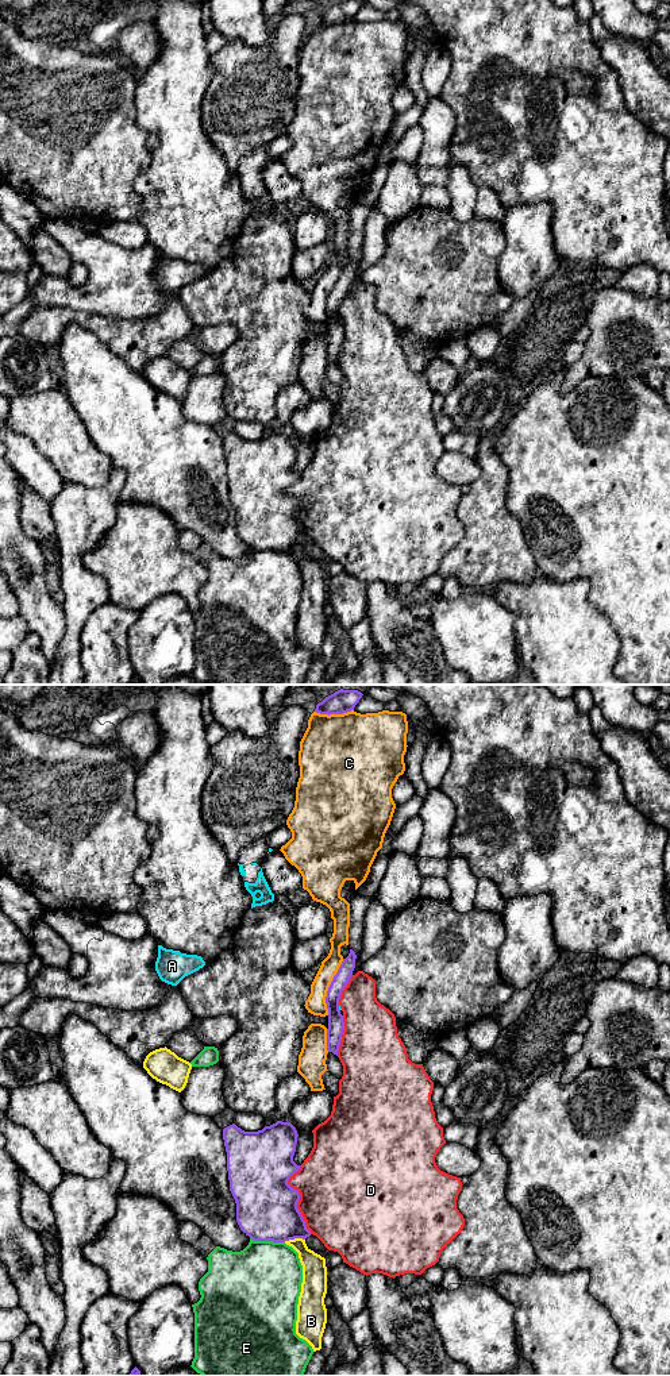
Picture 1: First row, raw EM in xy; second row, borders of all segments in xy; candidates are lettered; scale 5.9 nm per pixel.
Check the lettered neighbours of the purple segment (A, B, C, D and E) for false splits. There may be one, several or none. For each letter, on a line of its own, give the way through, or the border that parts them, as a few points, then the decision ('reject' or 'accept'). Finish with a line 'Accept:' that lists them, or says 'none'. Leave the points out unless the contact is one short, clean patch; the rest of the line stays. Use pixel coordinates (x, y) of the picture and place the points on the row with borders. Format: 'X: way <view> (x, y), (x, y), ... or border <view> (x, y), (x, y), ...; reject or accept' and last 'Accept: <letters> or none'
A: border xy (338, 1006), (339, 1010); reject
B: reject
C: reject
D: reject
E: reject
Accept: none

